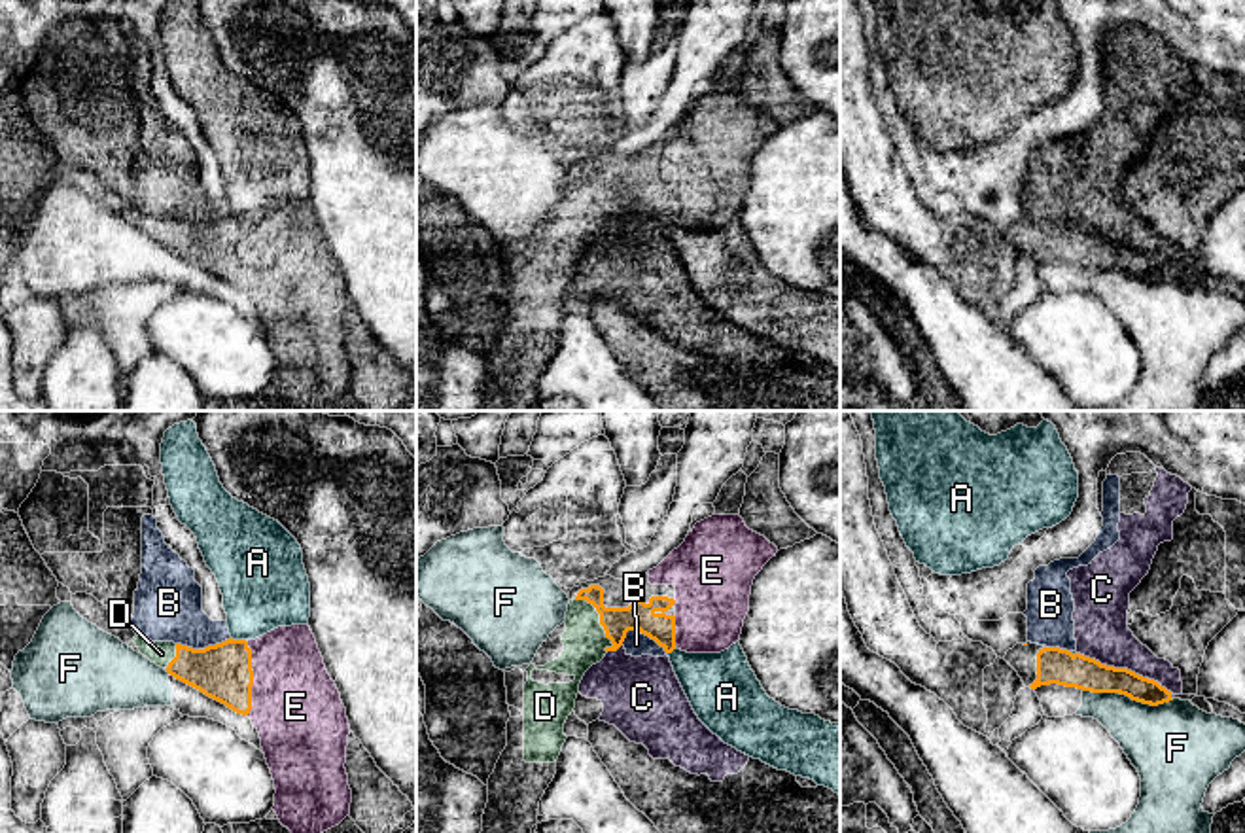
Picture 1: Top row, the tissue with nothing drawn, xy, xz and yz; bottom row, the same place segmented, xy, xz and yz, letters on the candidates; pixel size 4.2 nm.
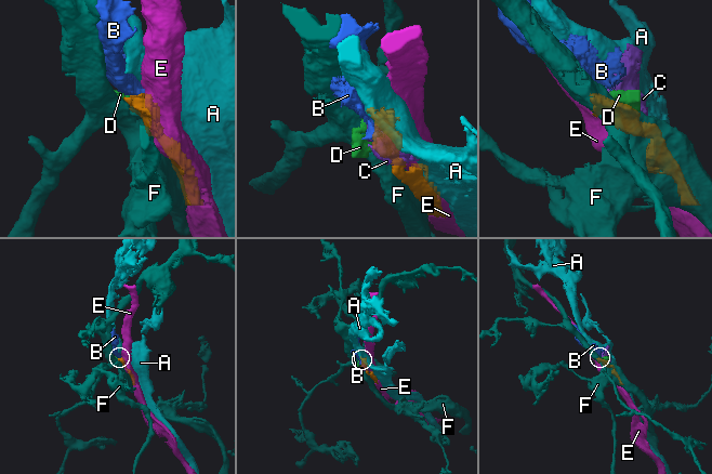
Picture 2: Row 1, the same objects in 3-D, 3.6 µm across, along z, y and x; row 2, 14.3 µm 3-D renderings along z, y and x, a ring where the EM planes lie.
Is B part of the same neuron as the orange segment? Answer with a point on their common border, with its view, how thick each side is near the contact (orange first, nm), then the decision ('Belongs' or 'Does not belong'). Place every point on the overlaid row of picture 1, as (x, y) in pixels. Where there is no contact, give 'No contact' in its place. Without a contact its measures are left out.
Touches orange at xz (642, 633). Thickness 120 nm (orange) against 110 nm. Does not belong

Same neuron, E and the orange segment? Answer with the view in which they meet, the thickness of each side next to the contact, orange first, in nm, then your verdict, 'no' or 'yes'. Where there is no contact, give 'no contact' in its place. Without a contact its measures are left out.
meets orange in xy; 240 nm thick on the orange side, 380 nm on the other; yes

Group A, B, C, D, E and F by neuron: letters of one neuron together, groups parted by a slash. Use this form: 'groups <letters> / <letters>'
groups A / B C / D E / F

